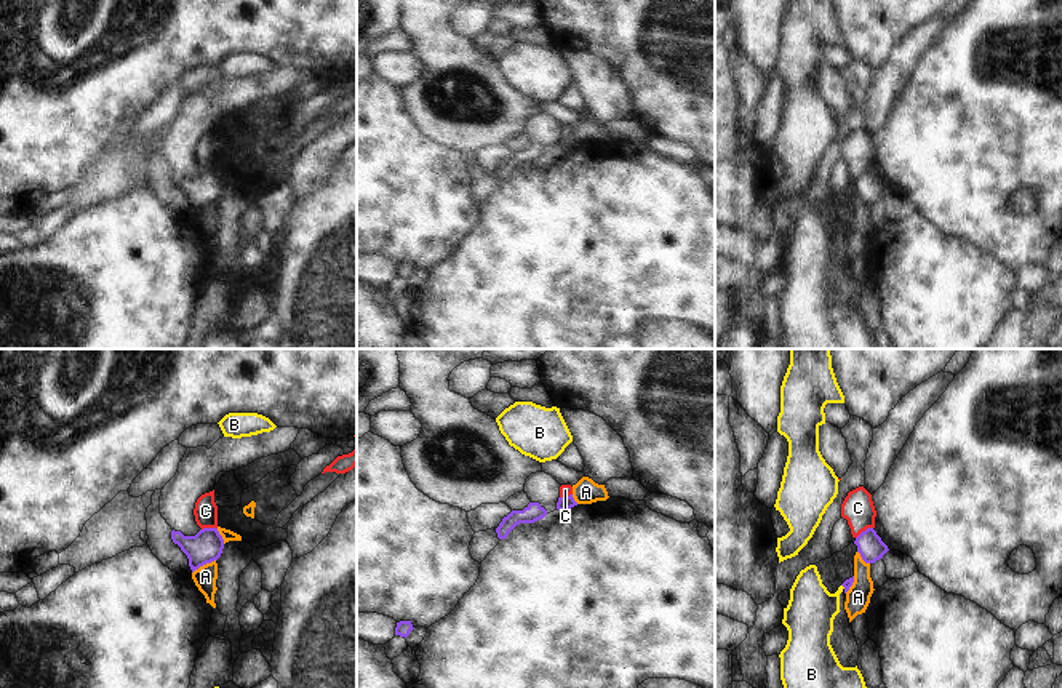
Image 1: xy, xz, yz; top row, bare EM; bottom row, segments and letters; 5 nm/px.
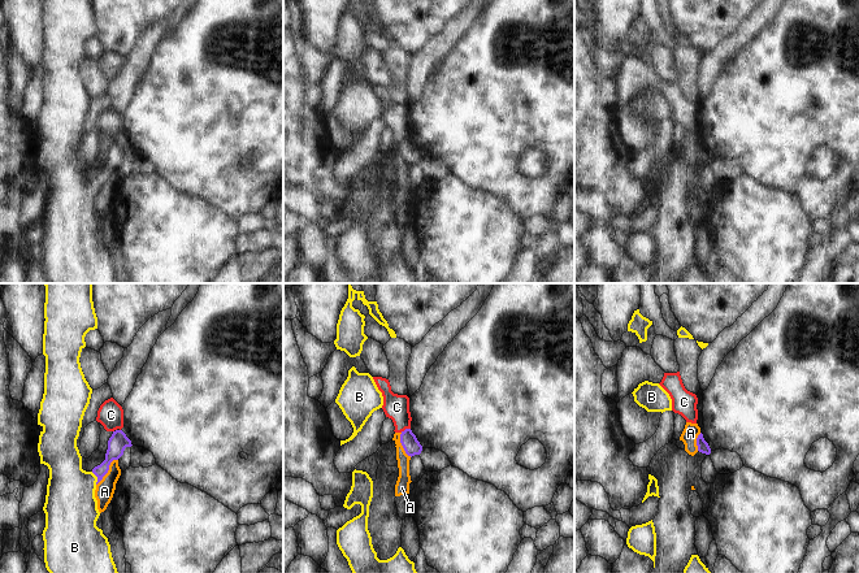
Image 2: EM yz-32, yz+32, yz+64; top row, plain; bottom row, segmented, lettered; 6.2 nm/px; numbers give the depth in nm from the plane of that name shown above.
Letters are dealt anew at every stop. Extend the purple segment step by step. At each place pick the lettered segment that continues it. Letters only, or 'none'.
B

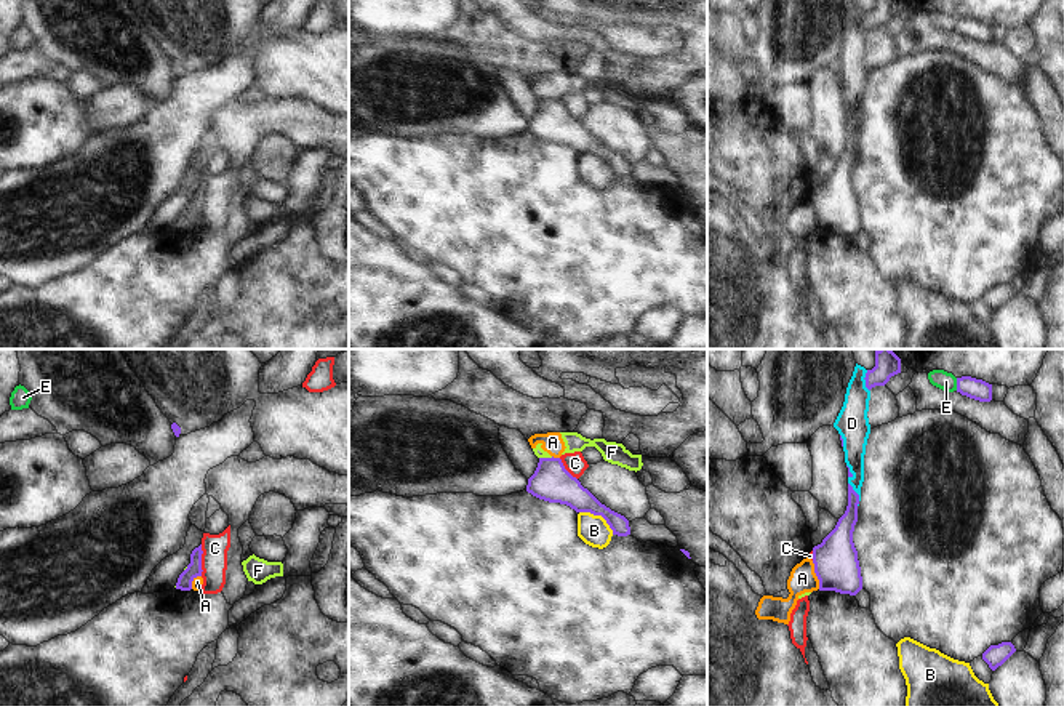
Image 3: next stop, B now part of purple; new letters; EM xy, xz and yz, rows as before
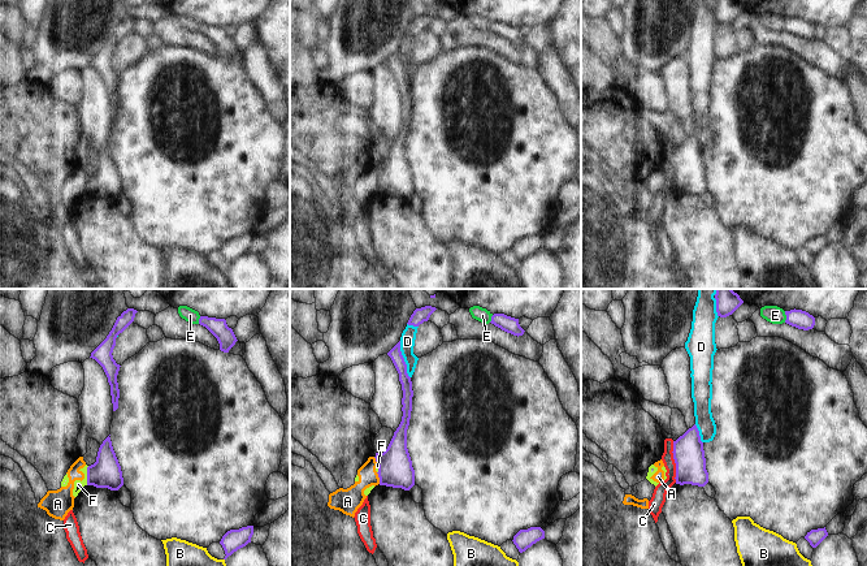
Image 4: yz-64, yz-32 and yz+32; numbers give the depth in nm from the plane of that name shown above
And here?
none

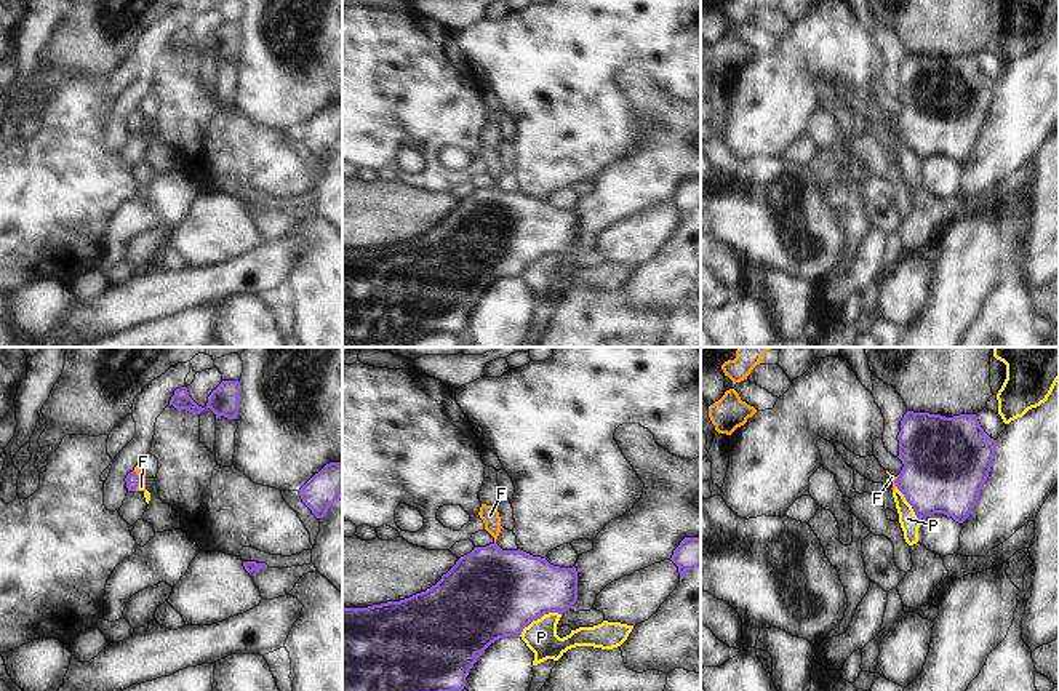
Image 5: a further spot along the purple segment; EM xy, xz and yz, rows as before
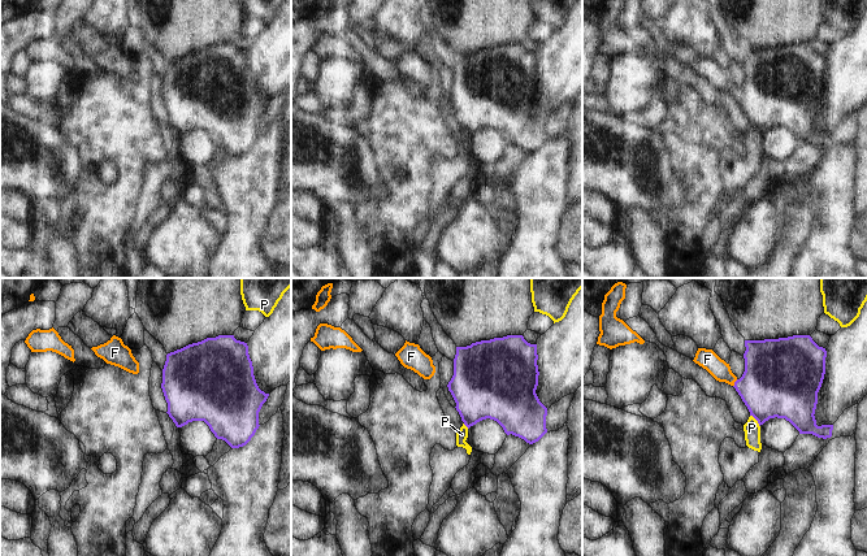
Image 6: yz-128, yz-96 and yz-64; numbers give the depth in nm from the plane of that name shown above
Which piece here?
F

